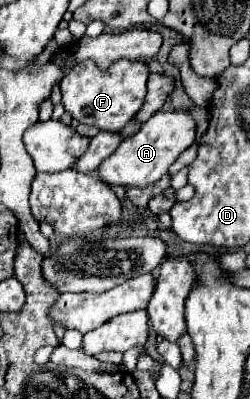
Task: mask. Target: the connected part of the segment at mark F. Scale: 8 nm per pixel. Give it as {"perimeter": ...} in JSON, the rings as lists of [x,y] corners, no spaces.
{"perimeter":[[[122,58],[112,62],[106,70],[100,70],[92,60],[78,62],[60,80],[62,104],[76,122],[96,126],[98,130],[118,132],[124,124],[128,124],[134,118],[134,114],[144,104],[148,74],[150,74],[148,64],[140,60]]]}

